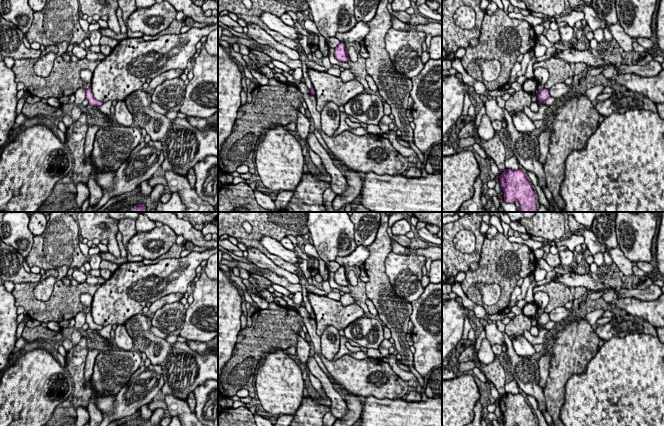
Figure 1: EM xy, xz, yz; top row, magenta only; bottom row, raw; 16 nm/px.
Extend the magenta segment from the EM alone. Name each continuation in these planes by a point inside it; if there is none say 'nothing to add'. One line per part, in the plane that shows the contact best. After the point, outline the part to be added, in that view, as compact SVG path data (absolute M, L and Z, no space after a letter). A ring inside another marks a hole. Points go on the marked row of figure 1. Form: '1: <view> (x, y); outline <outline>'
nothing to add

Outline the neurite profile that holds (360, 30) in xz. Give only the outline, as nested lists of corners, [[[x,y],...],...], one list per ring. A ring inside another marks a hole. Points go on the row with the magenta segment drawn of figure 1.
[[[357,22],[357,24],[346,33],[337,33],[336,38],[345,42],[358,42],[360,43],[364,37],[369,33],[370,29],[365,22]]]

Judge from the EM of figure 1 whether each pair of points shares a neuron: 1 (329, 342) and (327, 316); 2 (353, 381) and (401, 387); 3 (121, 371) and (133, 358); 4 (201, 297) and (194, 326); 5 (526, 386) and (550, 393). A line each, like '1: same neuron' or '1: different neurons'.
1: different neurons
2: same neuron
3: same neuron
4: same neuron
5: different neurons

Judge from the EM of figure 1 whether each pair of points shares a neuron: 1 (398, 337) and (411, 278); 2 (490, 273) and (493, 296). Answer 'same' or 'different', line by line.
1: different
2: different

